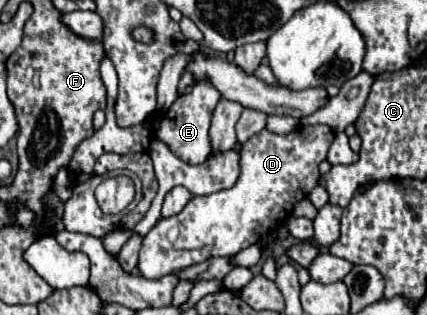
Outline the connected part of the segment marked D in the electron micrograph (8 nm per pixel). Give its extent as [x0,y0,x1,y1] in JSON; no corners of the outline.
[137,125,335,279]

